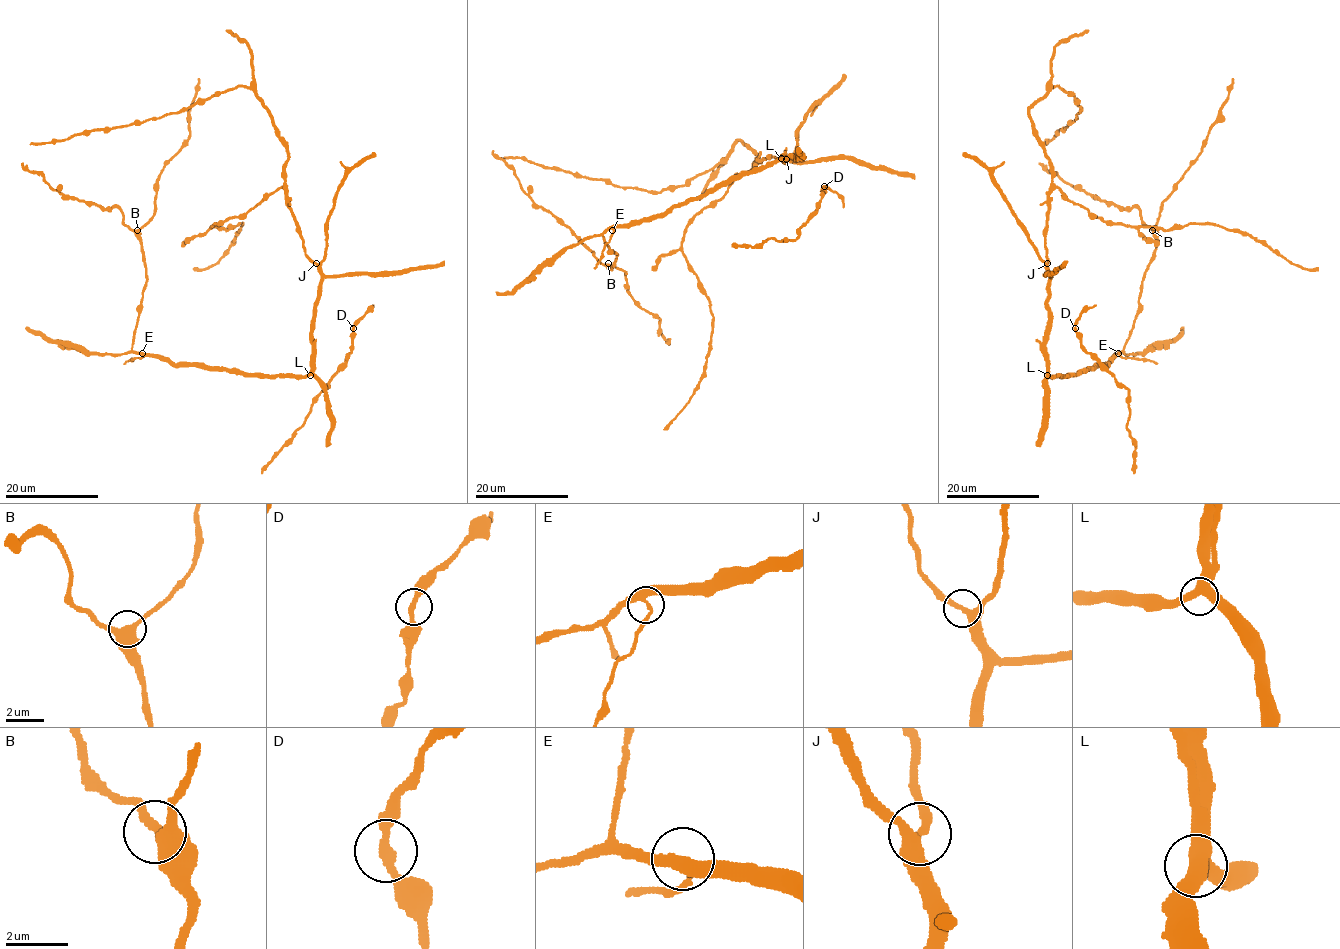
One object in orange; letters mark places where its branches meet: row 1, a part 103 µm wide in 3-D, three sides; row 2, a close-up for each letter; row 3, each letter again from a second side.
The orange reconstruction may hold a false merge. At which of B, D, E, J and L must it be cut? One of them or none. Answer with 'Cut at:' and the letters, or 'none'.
Cut at: none

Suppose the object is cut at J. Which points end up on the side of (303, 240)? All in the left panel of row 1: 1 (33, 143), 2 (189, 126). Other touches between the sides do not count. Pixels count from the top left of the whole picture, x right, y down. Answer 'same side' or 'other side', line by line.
1: same side
2: other side

